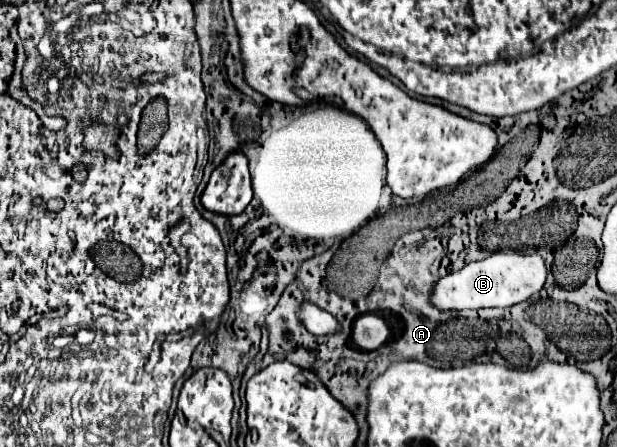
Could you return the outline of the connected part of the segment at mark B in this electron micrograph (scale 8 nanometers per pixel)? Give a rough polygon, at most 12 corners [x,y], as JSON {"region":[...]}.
{"region":[[493,253],[439,277],[439,311],[511,307],[539,293],[539,253]]}

